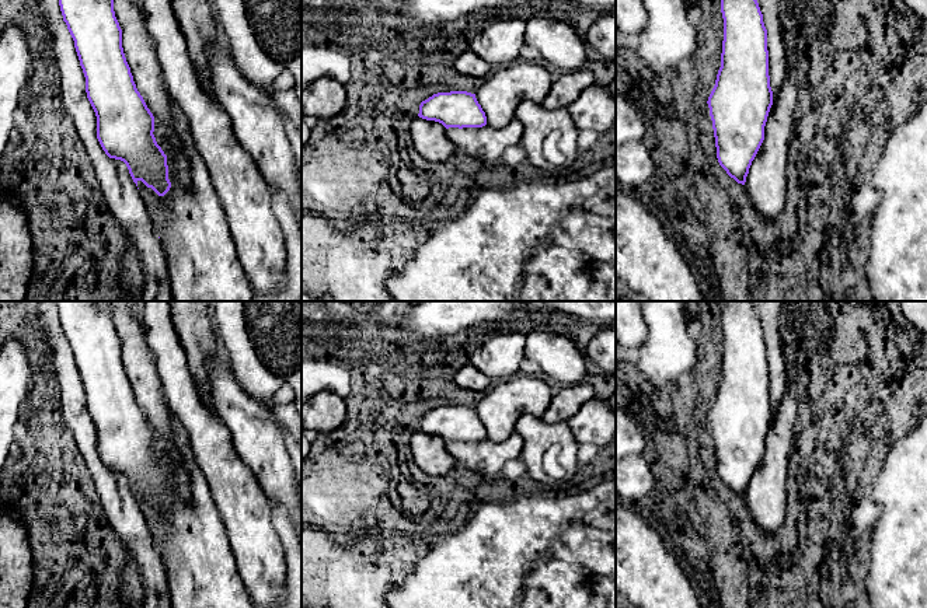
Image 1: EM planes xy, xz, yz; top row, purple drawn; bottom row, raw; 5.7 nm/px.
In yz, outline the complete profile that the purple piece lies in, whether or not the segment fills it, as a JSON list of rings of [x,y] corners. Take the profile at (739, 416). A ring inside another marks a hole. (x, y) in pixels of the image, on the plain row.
[[[724,301],[721,326],[721,381],[707,417],[718,476],[745,499],[773,419],[767,343],[755,301]]]

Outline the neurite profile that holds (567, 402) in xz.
[[[583,381],[558,391],[543,415],[546,423],[568,422],[583,403],[595,398],[595,388]]]

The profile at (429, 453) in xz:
[[[417,431],[410,441],[411,455],[417,467],[426,475],[442,476],[457,465],[446,450],[446,441],[435,434]]]

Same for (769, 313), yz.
[[[755,301],[755,310],[767,343],[769,389],[774,415],[790,391],[784,350],[785,326],[781,318],[783,301]]]

